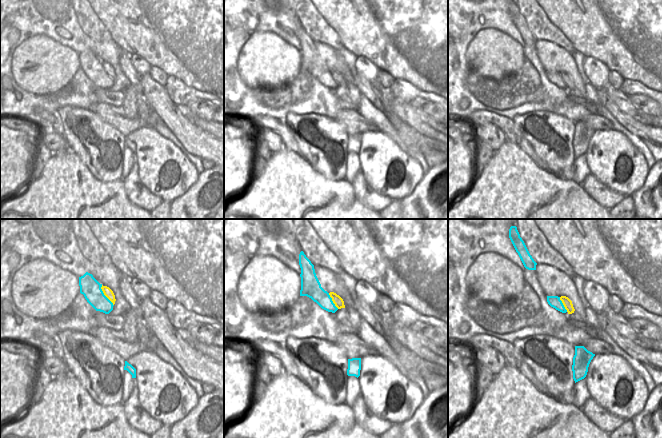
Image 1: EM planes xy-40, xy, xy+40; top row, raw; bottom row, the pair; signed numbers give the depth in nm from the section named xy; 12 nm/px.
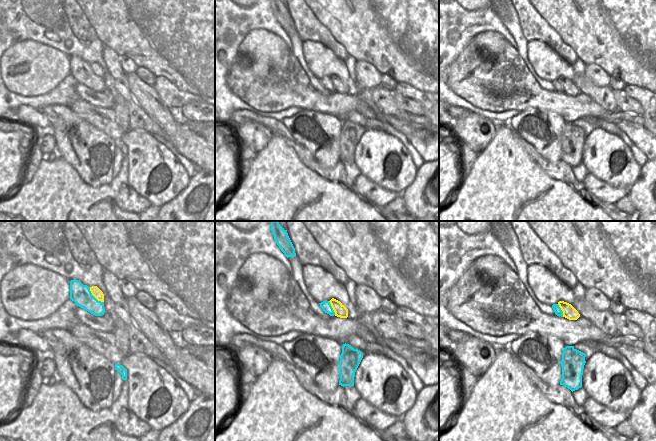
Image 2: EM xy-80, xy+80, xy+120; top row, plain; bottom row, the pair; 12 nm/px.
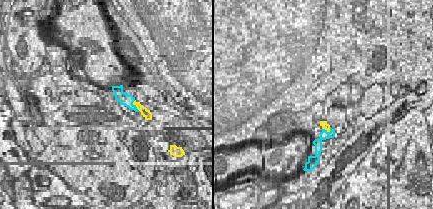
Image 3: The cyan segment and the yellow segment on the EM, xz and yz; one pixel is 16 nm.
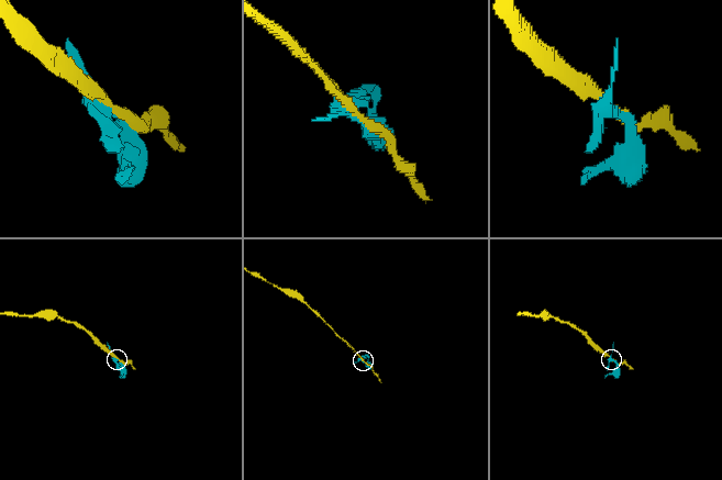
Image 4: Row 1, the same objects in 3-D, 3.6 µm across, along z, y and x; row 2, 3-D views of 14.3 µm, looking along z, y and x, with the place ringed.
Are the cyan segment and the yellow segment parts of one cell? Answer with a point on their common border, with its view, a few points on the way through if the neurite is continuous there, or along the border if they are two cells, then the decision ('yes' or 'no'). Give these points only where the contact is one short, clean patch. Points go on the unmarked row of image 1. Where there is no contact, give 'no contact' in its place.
xy-40 (104, 71) | no

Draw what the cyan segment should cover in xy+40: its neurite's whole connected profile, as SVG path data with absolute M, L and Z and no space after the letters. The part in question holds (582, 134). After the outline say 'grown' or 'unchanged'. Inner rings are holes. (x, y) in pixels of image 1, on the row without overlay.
M575 122L573 133L573 155L576 158L584 155L588 148L588 143L595 130L588 127L584 122Z; unchanged

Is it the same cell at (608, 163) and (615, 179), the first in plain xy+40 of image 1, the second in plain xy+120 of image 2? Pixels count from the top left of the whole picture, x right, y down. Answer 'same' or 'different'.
same

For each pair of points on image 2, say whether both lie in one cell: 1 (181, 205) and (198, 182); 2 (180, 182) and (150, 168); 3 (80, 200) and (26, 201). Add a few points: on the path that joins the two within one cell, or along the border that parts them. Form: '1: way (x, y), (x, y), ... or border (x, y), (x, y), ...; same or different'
1: way (184, 199), (192, 188); same
2: way (172, 173), (164, 161), (159, 163); same
3: way (67, 201), (39, 201); same

